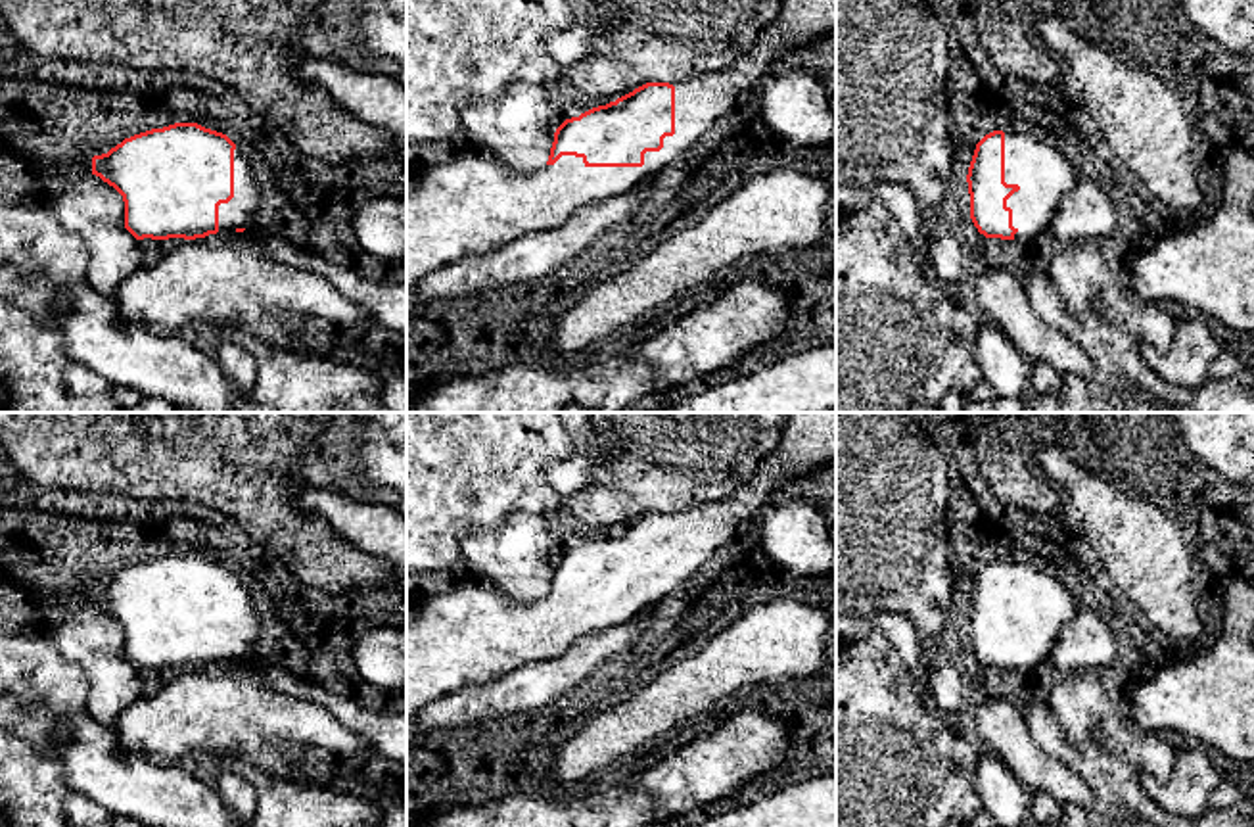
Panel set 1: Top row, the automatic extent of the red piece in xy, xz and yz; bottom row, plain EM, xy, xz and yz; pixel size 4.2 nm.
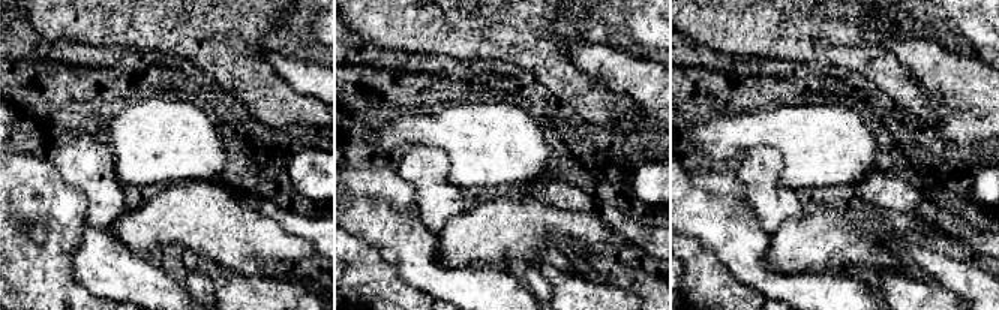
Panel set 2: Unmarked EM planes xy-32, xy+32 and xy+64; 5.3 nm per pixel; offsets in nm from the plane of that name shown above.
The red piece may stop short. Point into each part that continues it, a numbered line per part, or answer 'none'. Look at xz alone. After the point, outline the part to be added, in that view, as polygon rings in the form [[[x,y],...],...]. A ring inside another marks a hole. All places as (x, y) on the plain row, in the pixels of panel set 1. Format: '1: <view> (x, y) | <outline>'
1: xz (474, 634) | [[[788,413],[780,441],[759,462],[752,478],[727,497],[709,499],[704,505],[675,512],[675,564],[663,568],[660,581],[646,581],[642,597],[587,597],[583,587],[562,585],[554,595],[518,604],[491,583],[466,578],[445,595],[424,599],[406,616],[406,721],[414,721],[420,710],[460,689],[499,679],[525,664],[560,658],[581,637],[604,633],[635,620],[642,610],[654,608],[662,599],[675,593],[711,555],[725,545],[755,514],[763,512],[800,476],[836,462],[836,413]]]

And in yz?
1: yz (1042, 601) | [[[1005,562],[1005,612],[1020,616],[1007,629],[1007,637],[1012,639],[1012,656],[1018,660],[1014,670],[1030,672],[1045,670],[1060,629],[1080,612],[1080,604],[1055,576],[1024,562]]]

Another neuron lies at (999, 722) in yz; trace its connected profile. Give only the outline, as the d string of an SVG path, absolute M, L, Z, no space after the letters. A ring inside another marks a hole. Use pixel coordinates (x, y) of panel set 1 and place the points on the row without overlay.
M987 697L976 712L976 725L987 748L995 750L1010 773L1032 792L1089 810L1093 791L1060 760L1047 756L1032 737L1016 700Z

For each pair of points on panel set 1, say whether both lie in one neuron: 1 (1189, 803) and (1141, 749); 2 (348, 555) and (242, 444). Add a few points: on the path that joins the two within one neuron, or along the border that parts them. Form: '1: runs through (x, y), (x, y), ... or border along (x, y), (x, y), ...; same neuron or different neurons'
1: border along (1178, 753), (1172, 772), (1162, 781), (1141, 776); different neurons
2: runs through (313, 547), (257, 492), (254, 478); same neuron

